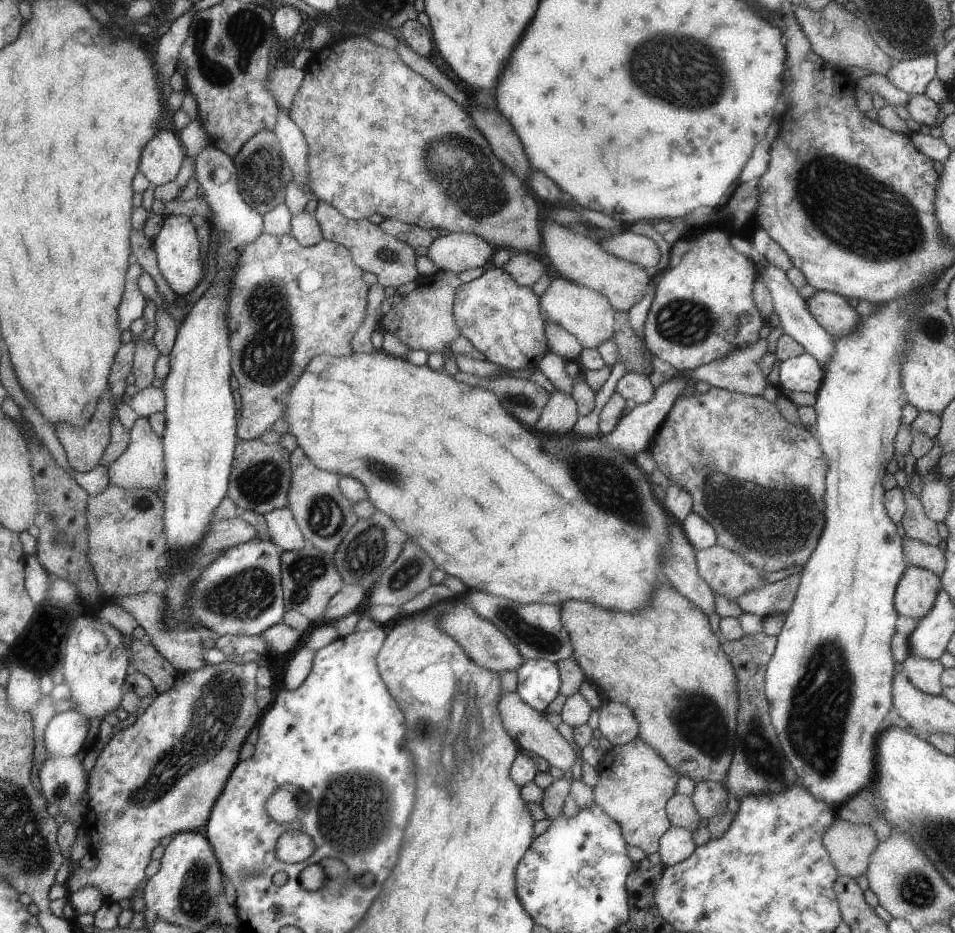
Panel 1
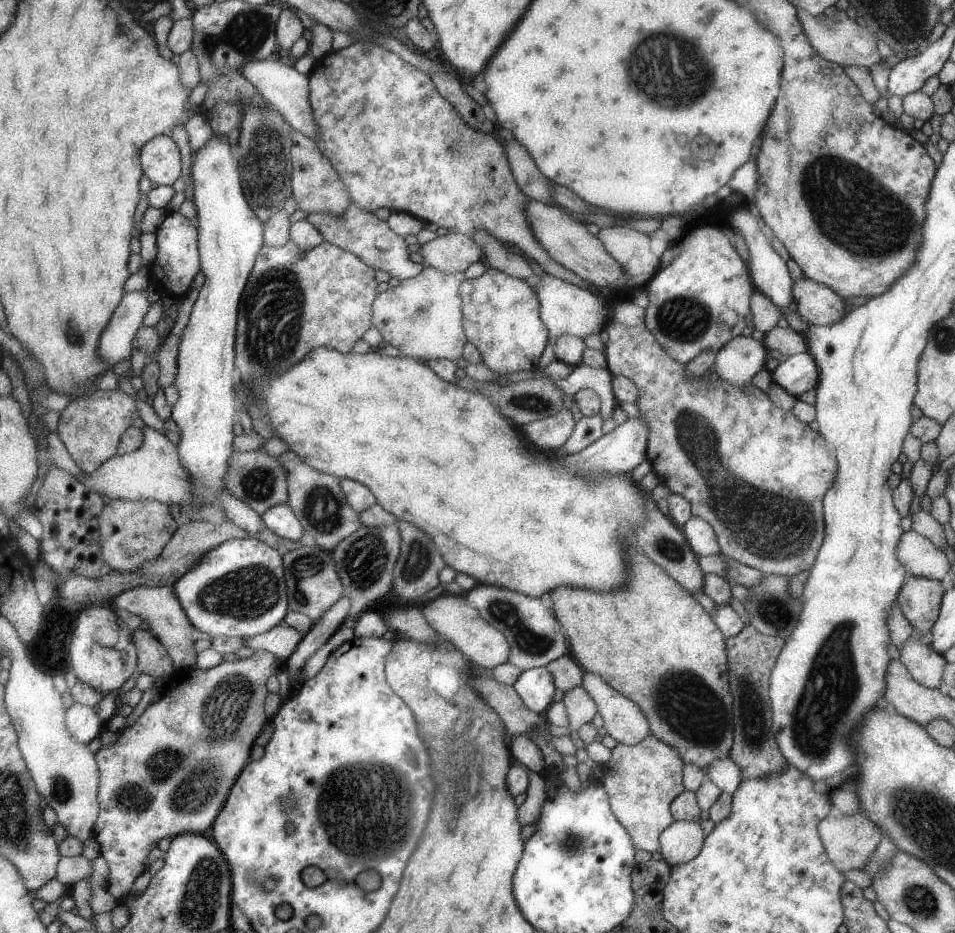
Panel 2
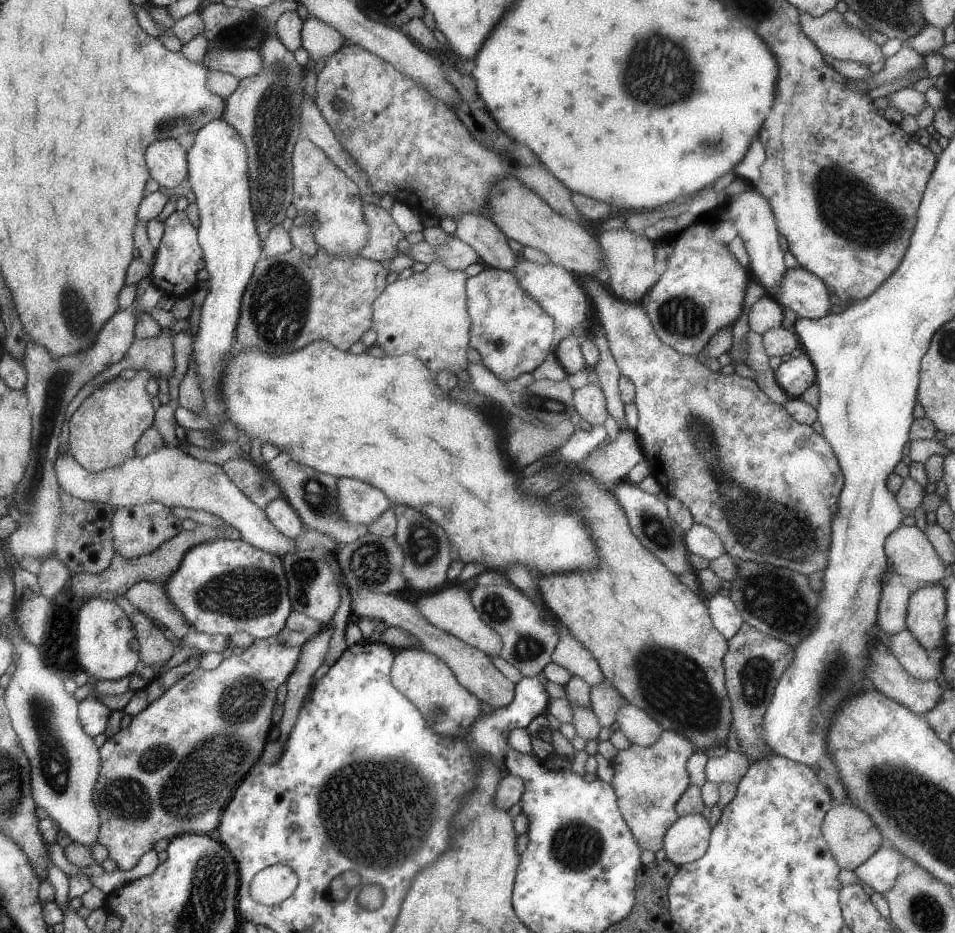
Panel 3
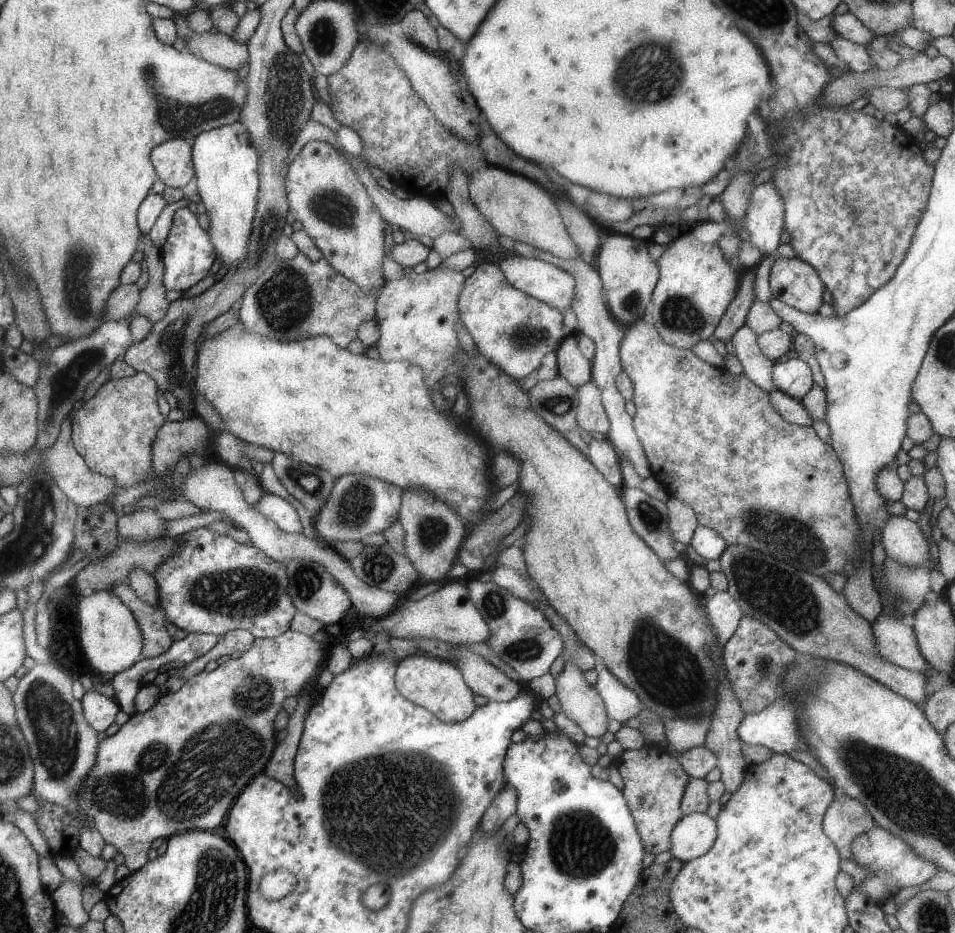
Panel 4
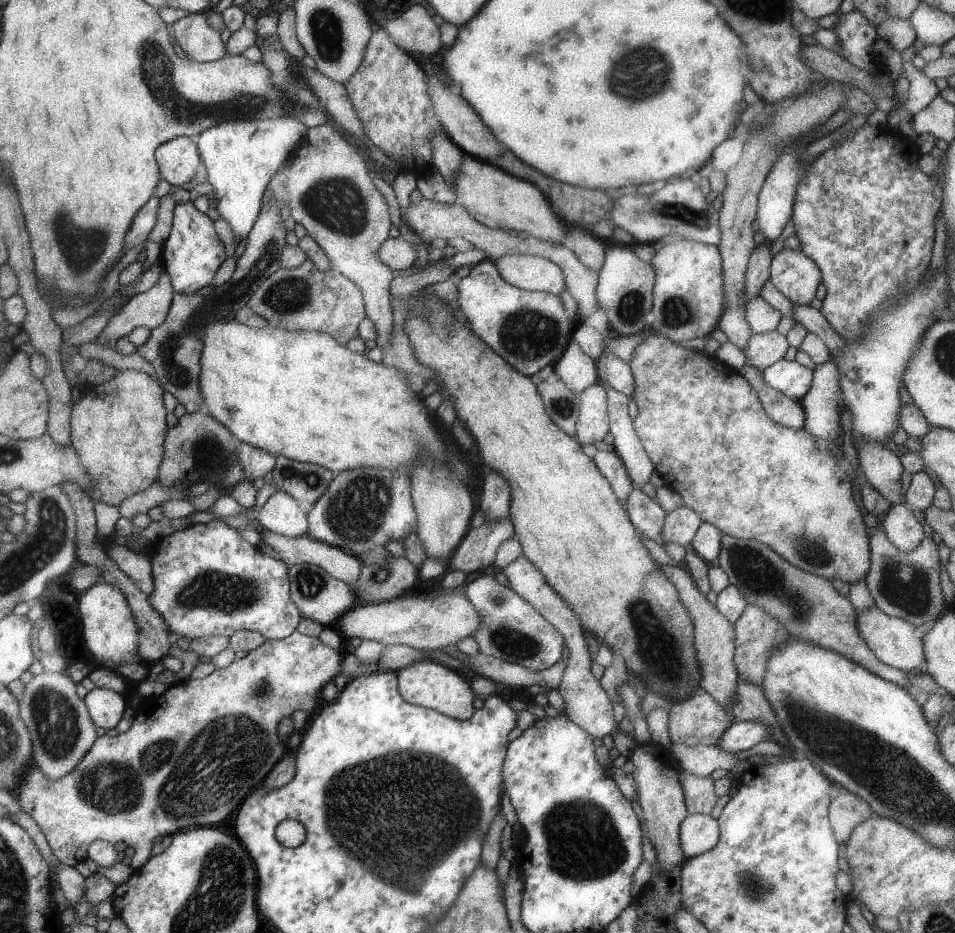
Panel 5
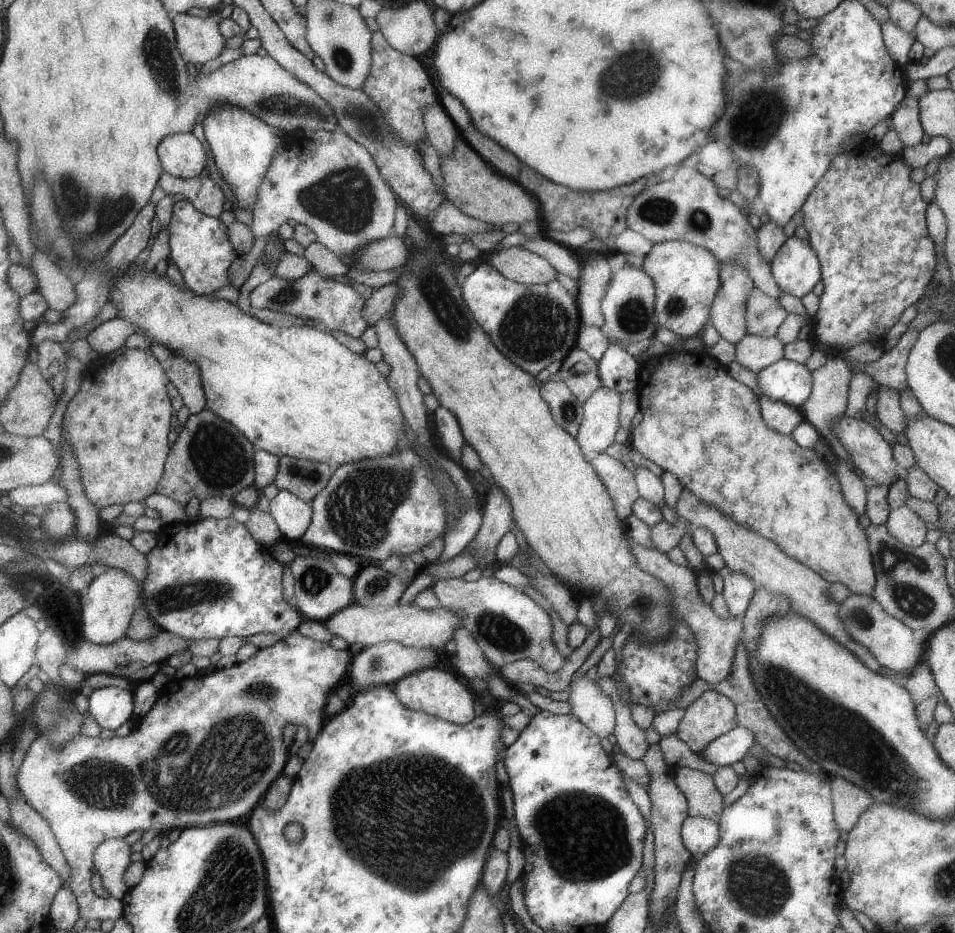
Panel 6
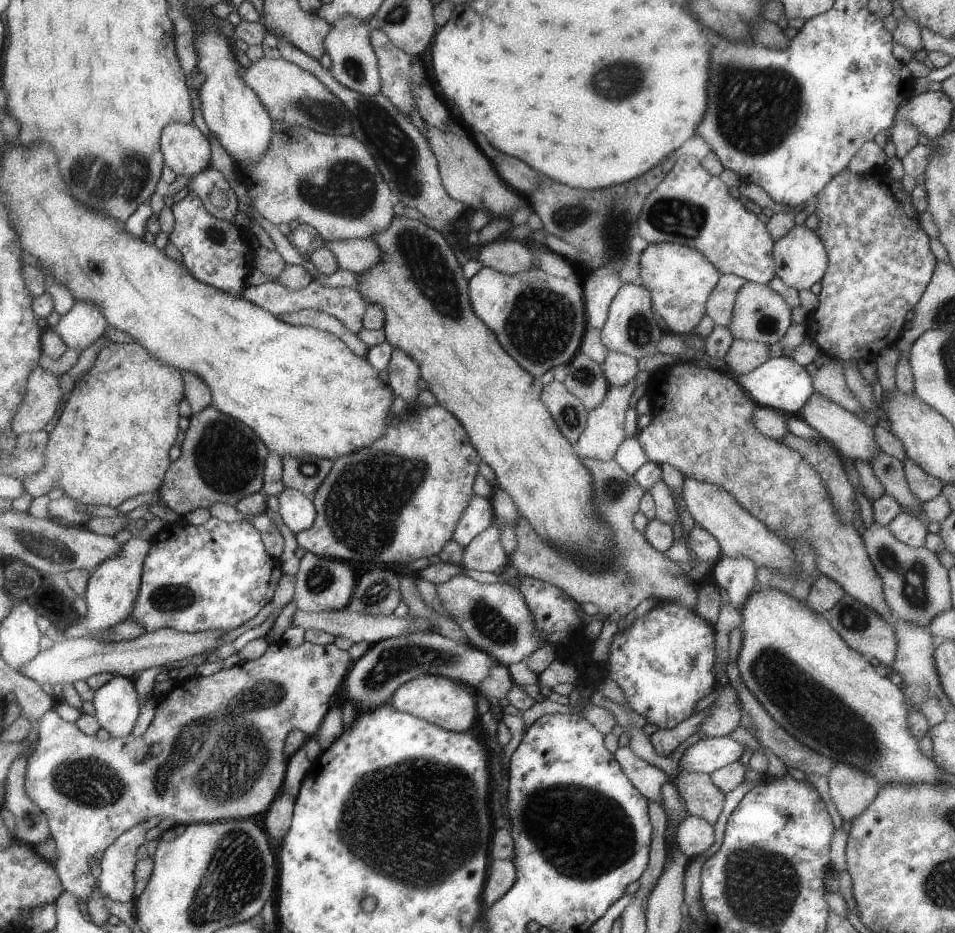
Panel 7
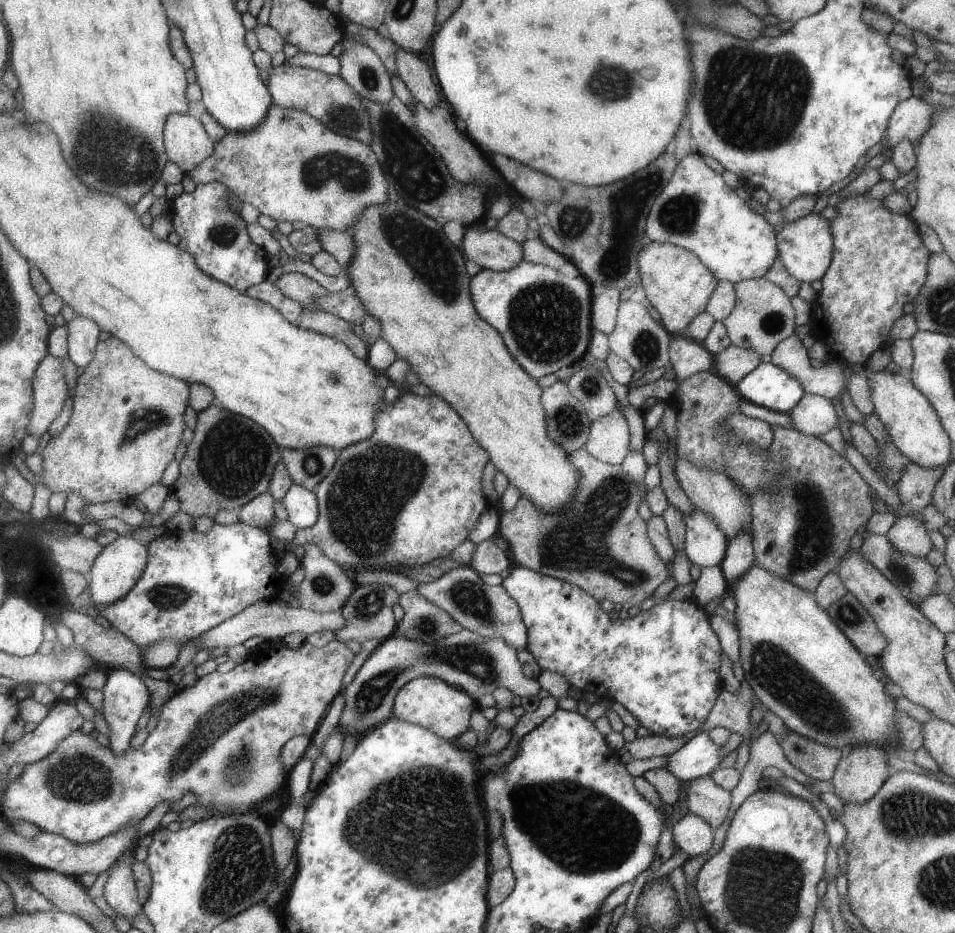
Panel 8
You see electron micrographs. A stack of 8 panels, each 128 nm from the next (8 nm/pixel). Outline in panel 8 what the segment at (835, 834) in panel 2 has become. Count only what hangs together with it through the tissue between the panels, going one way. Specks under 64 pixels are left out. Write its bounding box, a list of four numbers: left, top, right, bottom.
[828,743,893,804]

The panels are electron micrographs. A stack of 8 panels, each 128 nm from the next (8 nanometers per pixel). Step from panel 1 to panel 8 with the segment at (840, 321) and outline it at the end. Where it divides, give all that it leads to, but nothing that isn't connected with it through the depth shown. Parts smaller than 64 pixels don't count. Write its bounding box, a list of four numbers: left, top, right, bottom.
[777,213,833,283]

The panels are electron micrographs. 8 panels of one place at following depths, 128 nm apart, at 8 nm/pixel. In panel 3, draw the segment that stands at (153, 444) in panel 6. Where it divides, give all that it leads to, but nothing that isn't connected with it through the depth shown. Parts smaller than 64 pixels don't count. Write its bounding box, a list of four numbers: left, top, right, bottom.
[68,369,153,472]

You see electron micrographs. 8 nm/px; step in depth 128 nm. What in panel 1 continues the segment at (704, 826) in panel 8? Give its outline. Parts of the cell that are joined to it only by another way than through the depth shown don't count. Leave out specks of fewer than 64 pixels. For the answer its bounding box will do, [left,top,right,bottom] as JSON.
[658,827,696,868]

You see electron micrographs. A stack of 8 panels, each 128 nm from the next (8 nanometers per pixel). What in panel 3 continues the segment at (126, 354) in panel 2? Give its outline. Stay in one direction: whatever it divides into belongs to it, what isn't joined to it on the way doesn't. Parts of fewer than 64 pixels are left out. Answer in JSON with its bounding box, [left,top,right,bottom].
[3,284,166,560]

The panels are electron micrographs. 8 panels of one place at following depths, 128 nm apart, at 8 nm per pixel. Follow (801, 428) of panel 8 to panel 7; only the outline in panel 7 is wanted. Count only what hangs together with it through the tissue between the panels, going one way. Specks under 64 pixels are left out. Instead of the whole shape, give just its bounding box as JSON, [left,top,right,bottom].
[797,392,879,462]

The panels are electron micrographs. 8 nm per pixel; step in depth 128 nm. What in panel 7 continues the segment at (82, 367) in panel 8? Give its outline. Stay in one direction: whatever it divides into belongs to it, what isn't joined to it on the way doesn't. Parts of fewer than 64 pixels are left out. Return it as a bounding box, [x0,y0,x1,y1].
[53,301,108,352]

